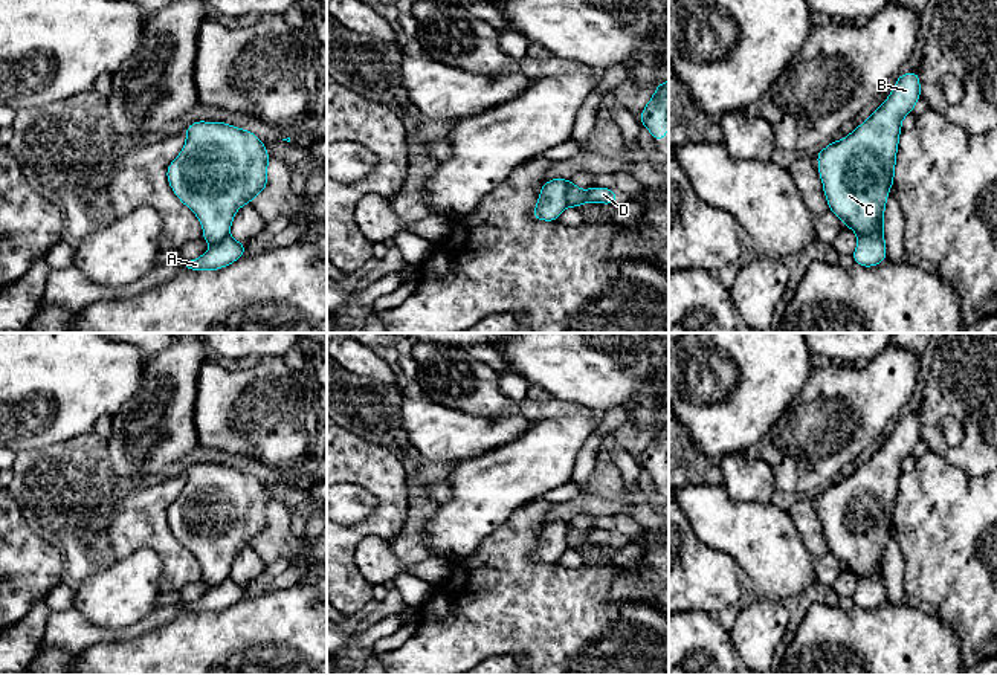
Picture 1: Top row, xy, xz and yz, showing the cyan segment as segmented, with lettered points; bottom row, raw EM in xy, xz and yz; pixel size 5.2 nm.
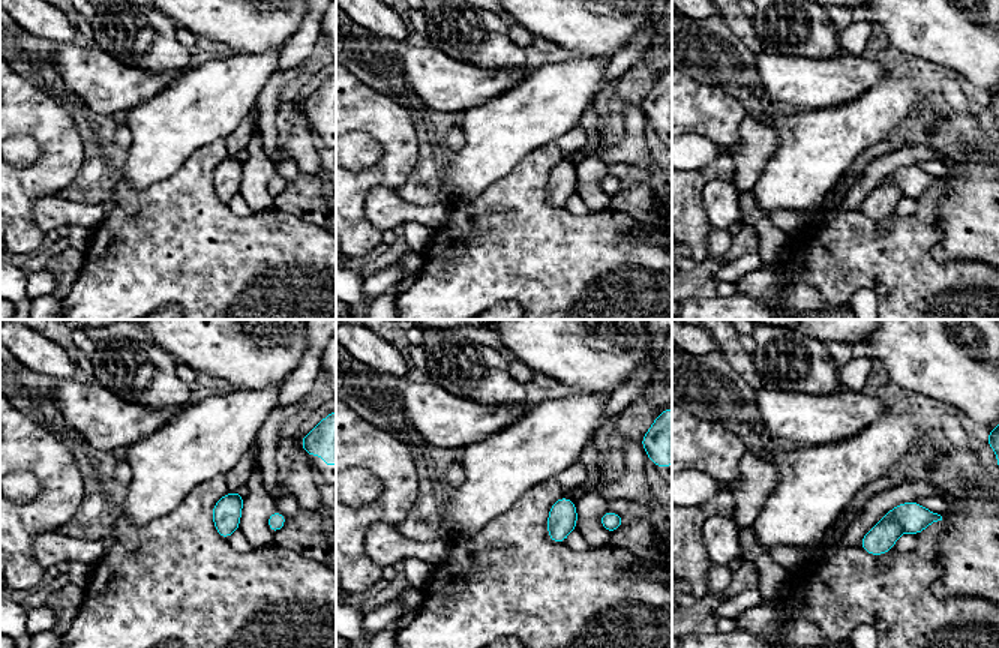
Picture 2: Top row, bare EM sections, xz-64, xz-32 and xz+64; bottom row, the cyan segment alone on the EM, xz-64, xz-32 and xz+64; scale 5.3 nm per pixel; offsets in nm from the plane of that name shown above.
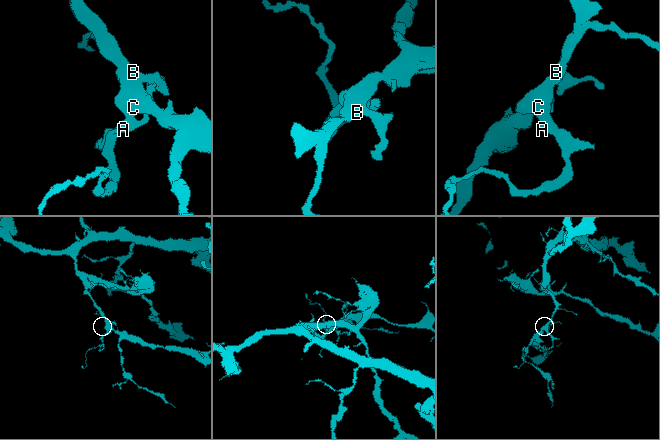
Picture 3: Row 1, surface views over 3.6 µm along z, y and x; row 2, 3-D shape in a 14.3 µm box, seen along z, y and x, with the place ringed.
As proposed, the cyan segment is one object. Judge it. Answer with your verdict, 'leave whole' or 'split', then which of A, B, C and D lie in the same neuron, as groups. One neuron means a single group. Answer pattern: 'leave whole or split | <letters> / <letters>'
leave whole | A B C D

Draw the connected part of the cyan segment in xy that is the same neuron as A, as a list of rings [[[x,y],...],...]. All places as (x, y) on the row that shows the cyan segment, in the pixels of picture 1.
[[[195,121],[188,125],[185,136],[182,151],[166,168],[166,180],[179,200],[200,220],[202,238],[212,247],[195,260],[183,260],[182,269],[220,270],[244,255],[246,243],[238,243],[229,231],[237,211],[266,189],[270,154],[255,133],[220,121]]]

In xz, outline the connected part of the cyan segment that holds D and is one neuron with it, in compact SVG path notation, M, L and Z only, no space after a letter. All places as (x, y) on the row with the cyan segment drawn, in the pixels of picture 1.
M562 177L547 180L539 192L533 220L557 221L566 206L580 208L585 202L614 205L620 197L614 189L594 186L580 189Z

